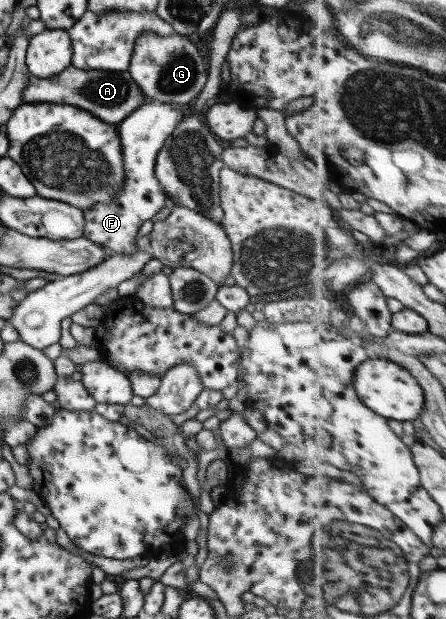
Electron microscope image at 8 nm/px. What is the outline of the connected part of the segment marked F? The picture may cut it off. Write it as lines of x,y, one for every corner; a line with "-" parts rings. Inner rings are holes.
153,101
143,104
133,110
127,118
117,124
120,133
121,148
123,150
123,166
126,181
117,197
111,203
95,203
93,207
83,209
85,230
83,237
103,247
109,247
115,253
135,253
137,251
136,236
139,227
145,220
151,220
155,214
165,208
168,196
163,185
155,177
154,168
159,149
167,137
183,119
182,105
173,102

